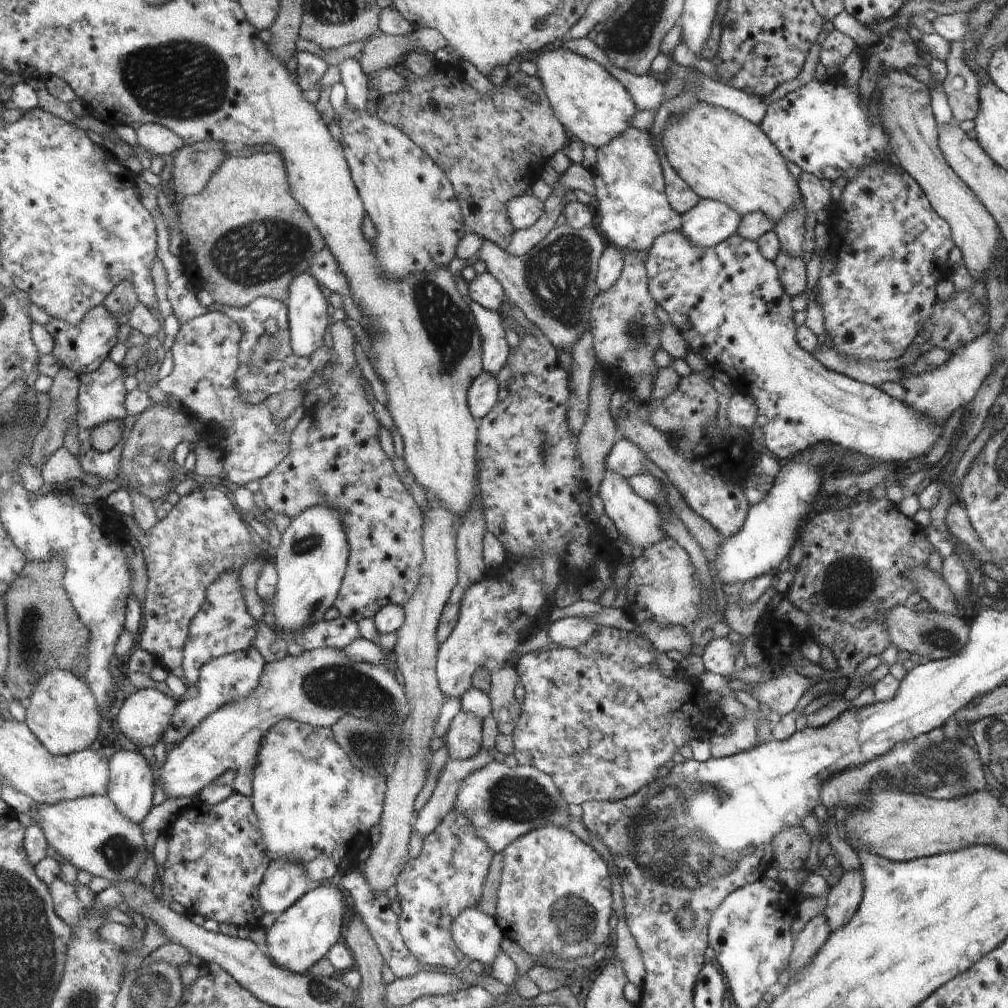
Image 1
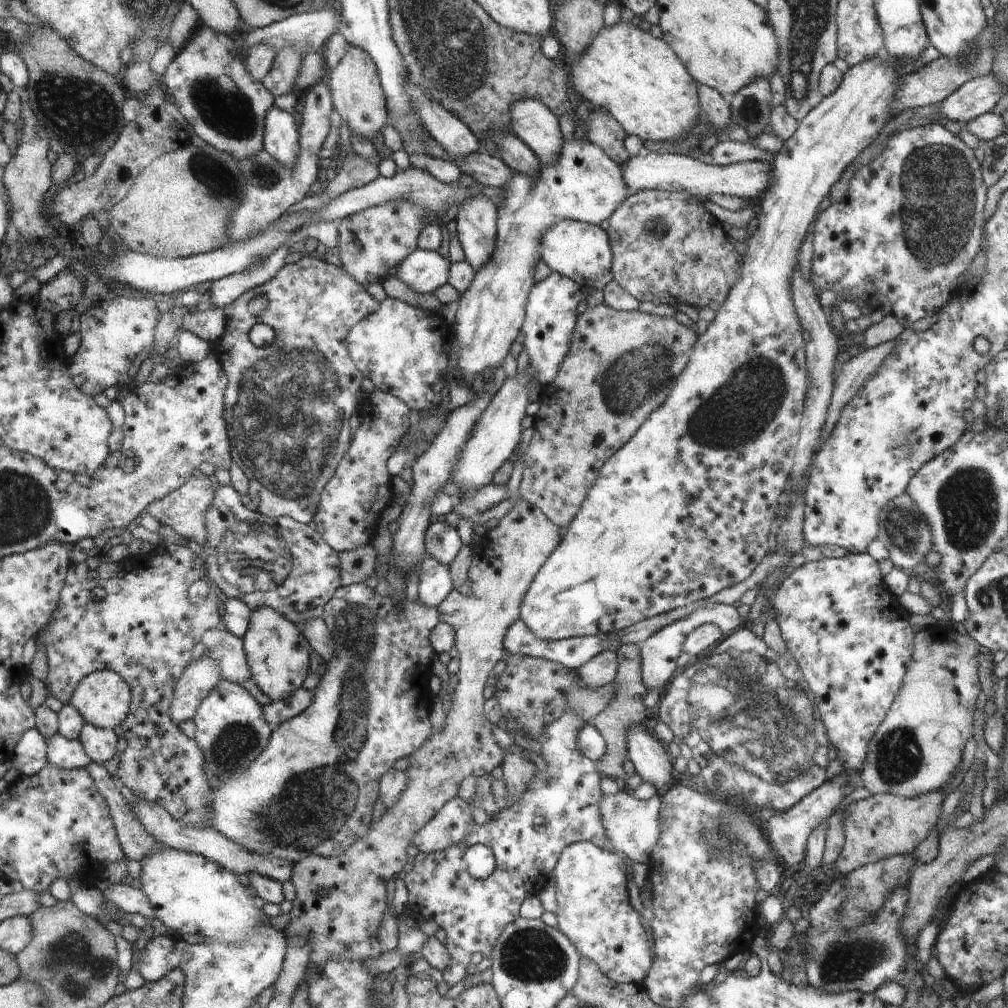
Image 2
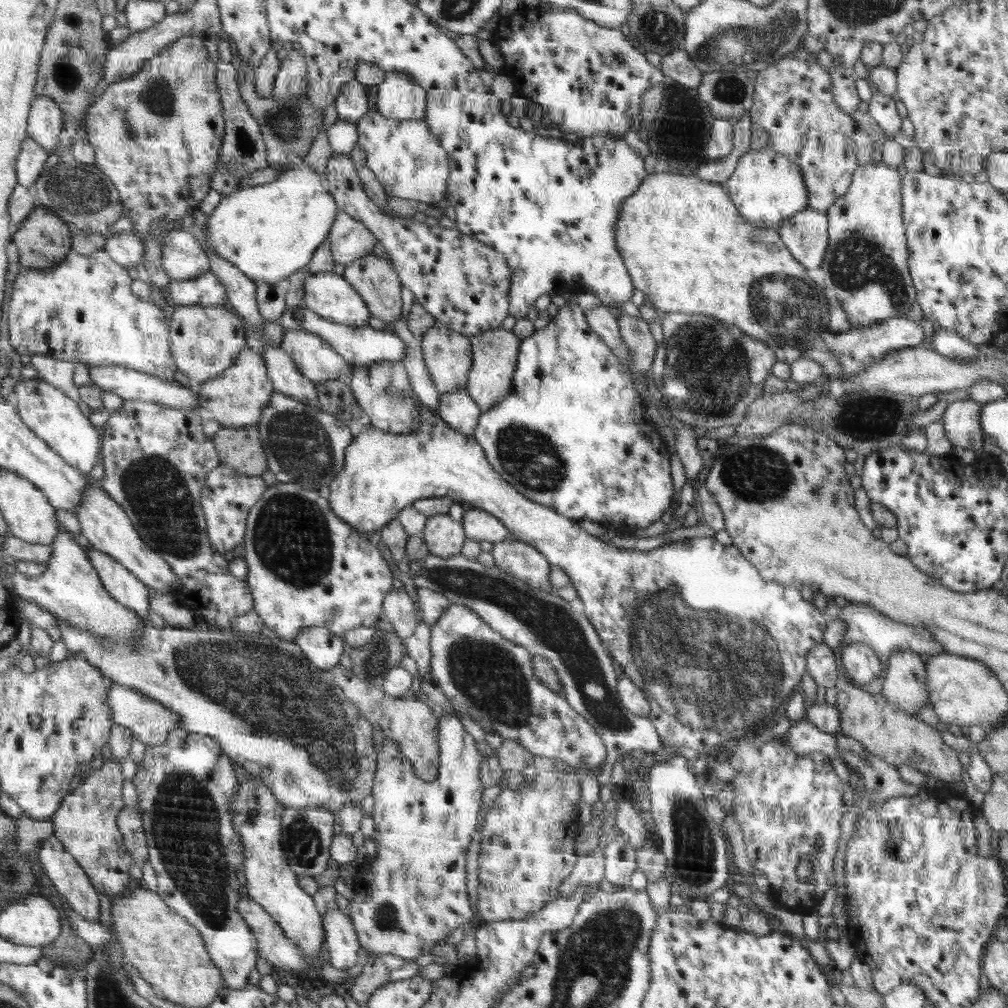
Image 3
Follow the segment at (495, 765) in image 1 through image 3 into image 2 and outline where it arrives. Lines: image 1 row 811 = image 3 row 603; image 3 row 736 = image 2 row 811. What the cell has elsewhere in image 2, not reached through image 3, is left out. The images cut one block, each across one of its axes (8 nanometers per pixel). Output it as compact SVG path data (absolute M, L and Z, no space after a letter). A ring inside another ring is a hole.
M627 788L612 796L603 795L600 814L606 835L613 842L617 852L631 864L636 862L648 864L651 861L652 852L659 845L662 834L660 822L662 804L661 792L657 792L655 796L647 800L635 798Z

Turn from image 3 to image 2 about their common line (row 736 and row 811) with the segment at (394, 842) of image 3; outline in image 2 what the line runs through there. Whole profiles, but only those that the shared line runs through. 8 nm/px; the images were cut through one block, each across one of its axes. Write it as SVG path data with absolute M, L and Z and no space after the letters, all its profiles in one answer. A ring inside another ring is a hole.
M456 795L456 798L448 801L440 812L411 838L412 844L420 853L426 854L456 846L476 824L473 822L469 804L470 801Z

